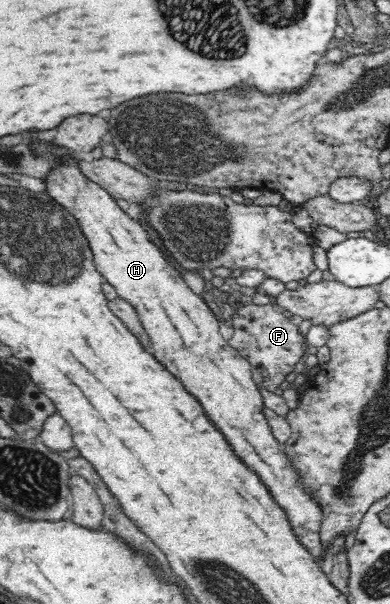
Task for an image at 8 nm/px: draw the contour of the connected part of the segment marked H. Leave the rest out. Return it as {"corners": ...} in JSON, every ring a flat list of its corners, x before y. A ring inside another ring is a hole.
{"corners":[[30,131,30,142,26,145,30,148,32,158,40,158,40,160,50,160,52,162,50,169,46,171,46,175,42,178,46,184,45,192,60,205,63,205,75,217,91,247,96,269,104,276,104,280,116,289,119,297,126,300,136,311,136,314,140,317,144,332,152,341,154,355,158,359,162,359,162,357,170,359,170,361,162,361,162,365,200,403,200,407,204,409,206,417,210,421,214,421,216,430,224,435,224,439,232,447,234,457,238,457,244,463,244,466,248,467,248,470,260,477,260,481,264,483,264,487,272,495,274,503,286,513,286,519,288,519,294,535,298,535,298,541,312,555,318,557,320,549,322,549,319,530,322,512,319,511,318,506,314,505,312,500,308,500,306,492,304,492,300,485,299,475,294,474,292,464,287,460,283,448,279,447,279,443,272,435,266,418,264,418,264,414,262,413,264,406,262,396,258,391,258,385,254,382,251,365,246,358,236,349,233,349,226,342,226,339,222,337,222,333,220,333,221,326,217,318,212,314,212,311,210,311,207,300,195,294,190,289,190,286,178,275,176,267,168,264,160,247,150,241,146,229,142,227,140,222,130,218,120,208,116,199,106,191,104,186,96,181,92,181,83,172,81,168,82,160,76,159,74,151,63,145,58,145,55,141,40,139,40,131]]}

